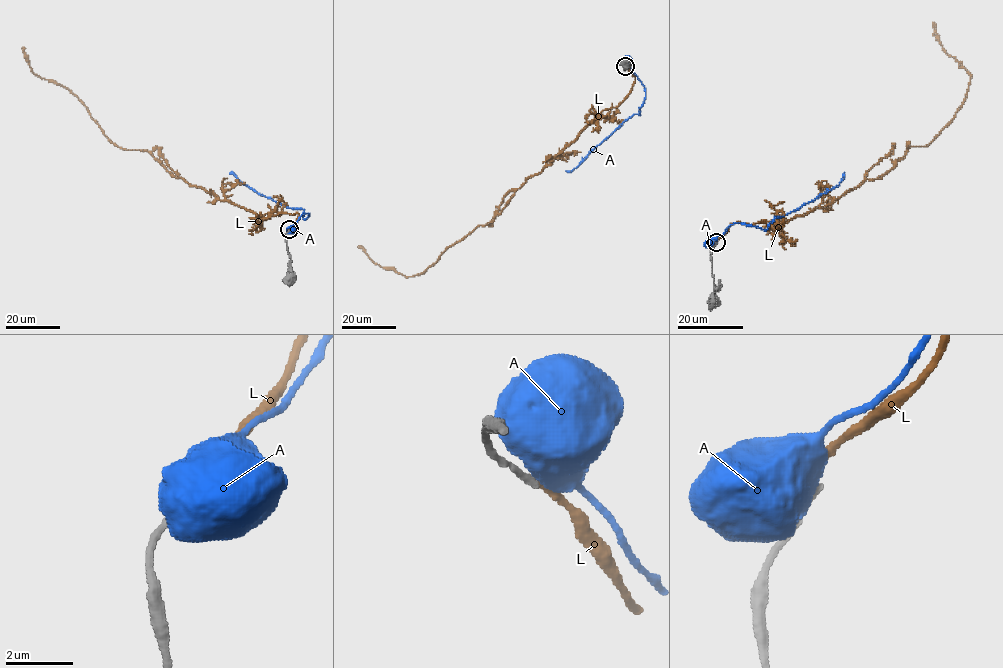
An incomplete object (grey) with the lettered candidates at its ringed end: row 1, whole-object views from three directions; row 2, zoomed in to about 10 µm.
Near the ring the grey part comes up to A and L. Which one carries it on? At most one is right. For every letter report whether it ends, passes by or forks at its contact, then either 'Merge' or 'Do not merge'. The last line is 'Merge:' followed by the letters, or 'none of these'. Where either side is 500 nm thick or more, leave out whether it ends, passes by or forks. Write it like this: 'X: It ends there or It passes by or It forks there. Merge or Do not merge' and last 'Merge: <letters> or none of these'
A: Do not merge
L: It ends there. Do not merge
Merge: none of these

